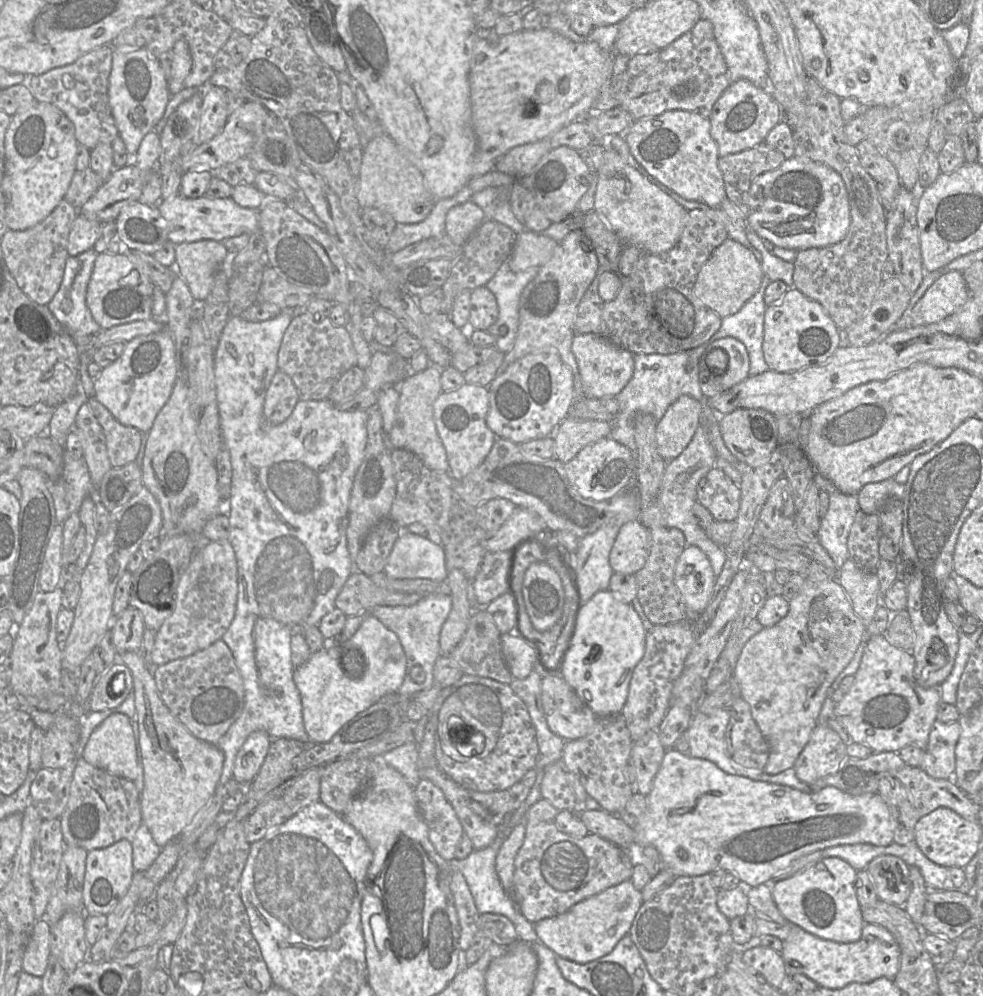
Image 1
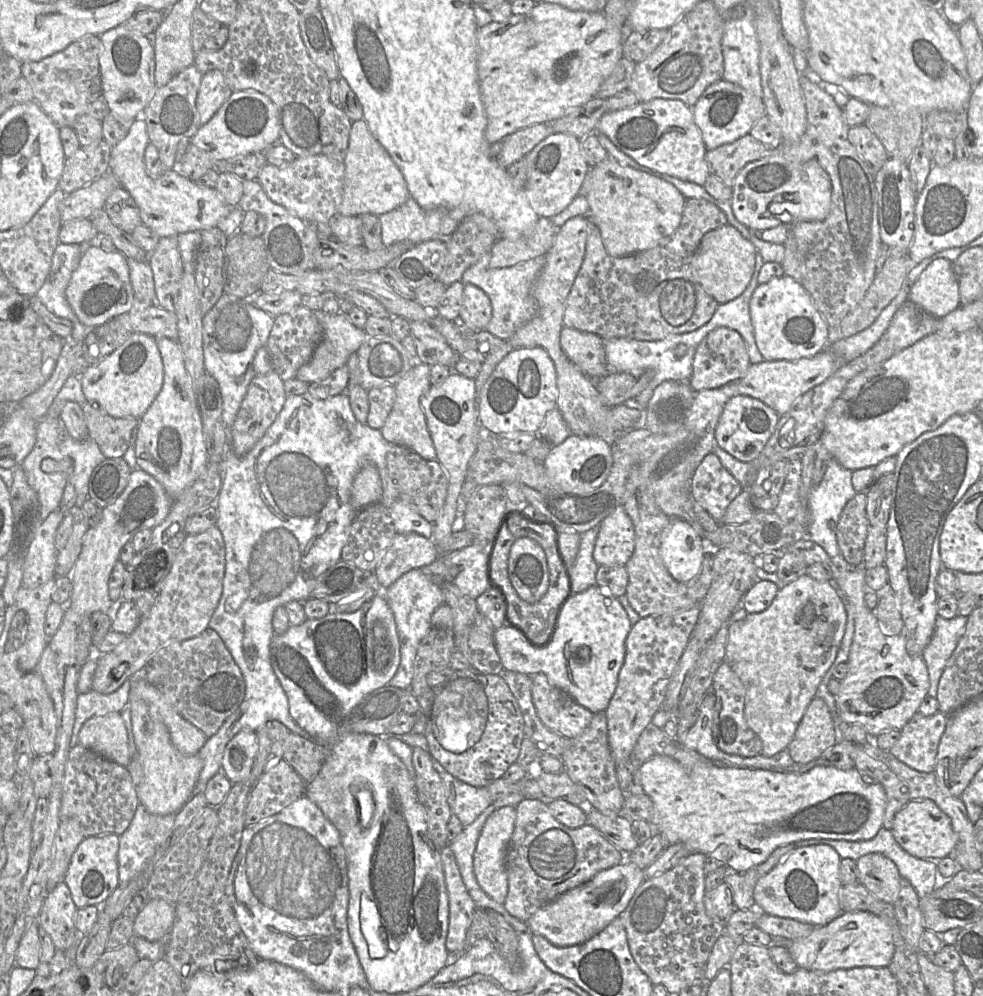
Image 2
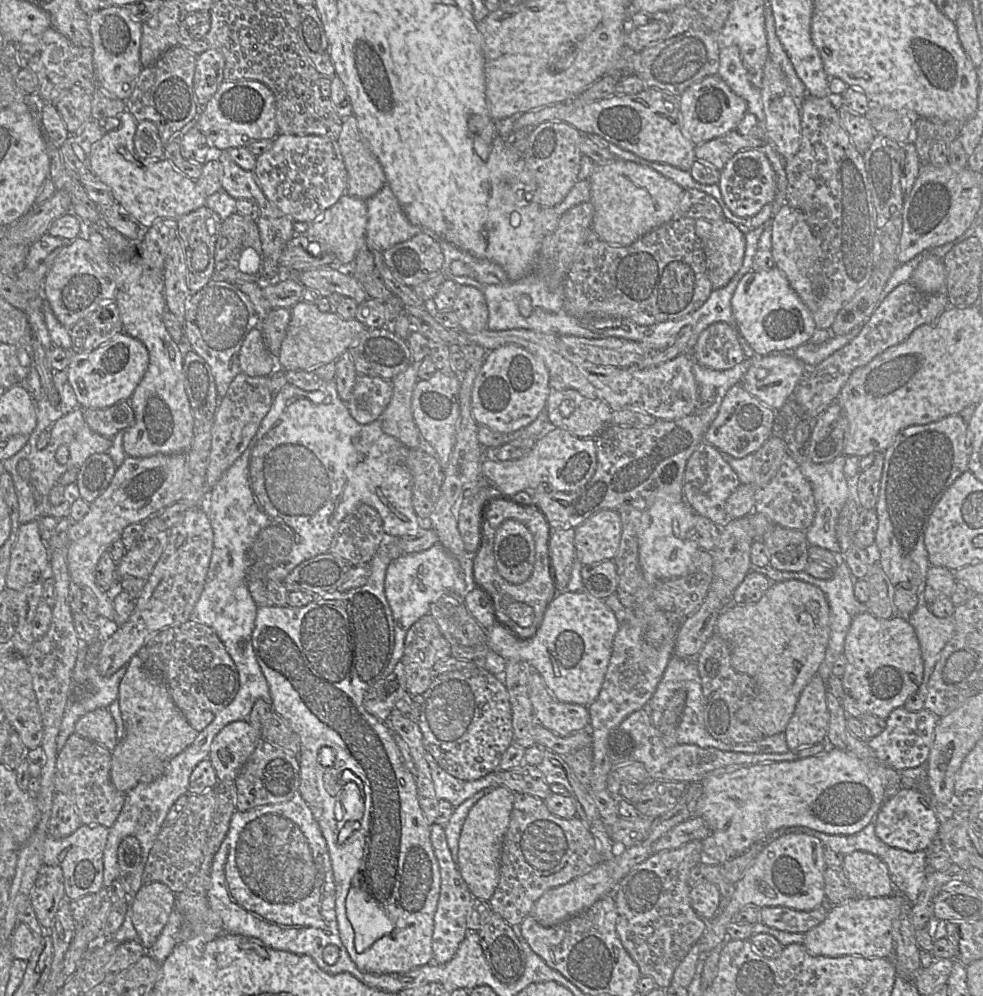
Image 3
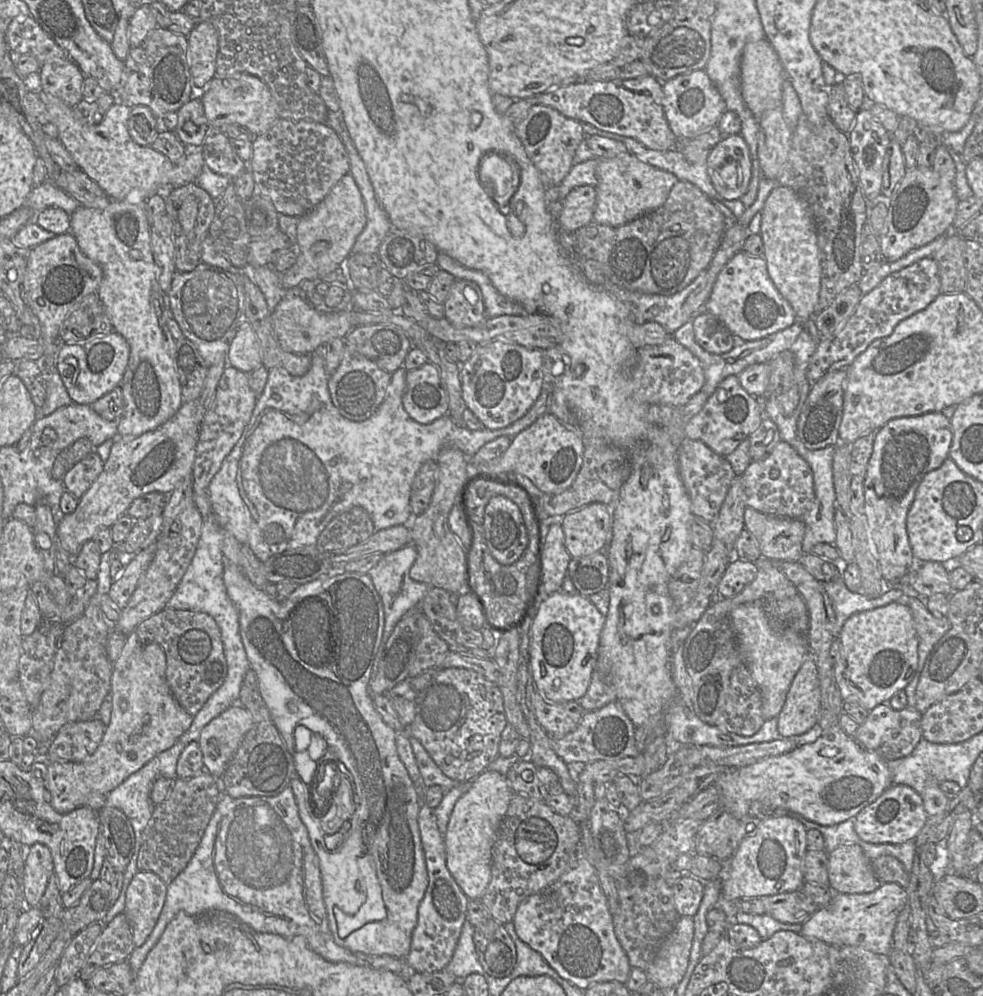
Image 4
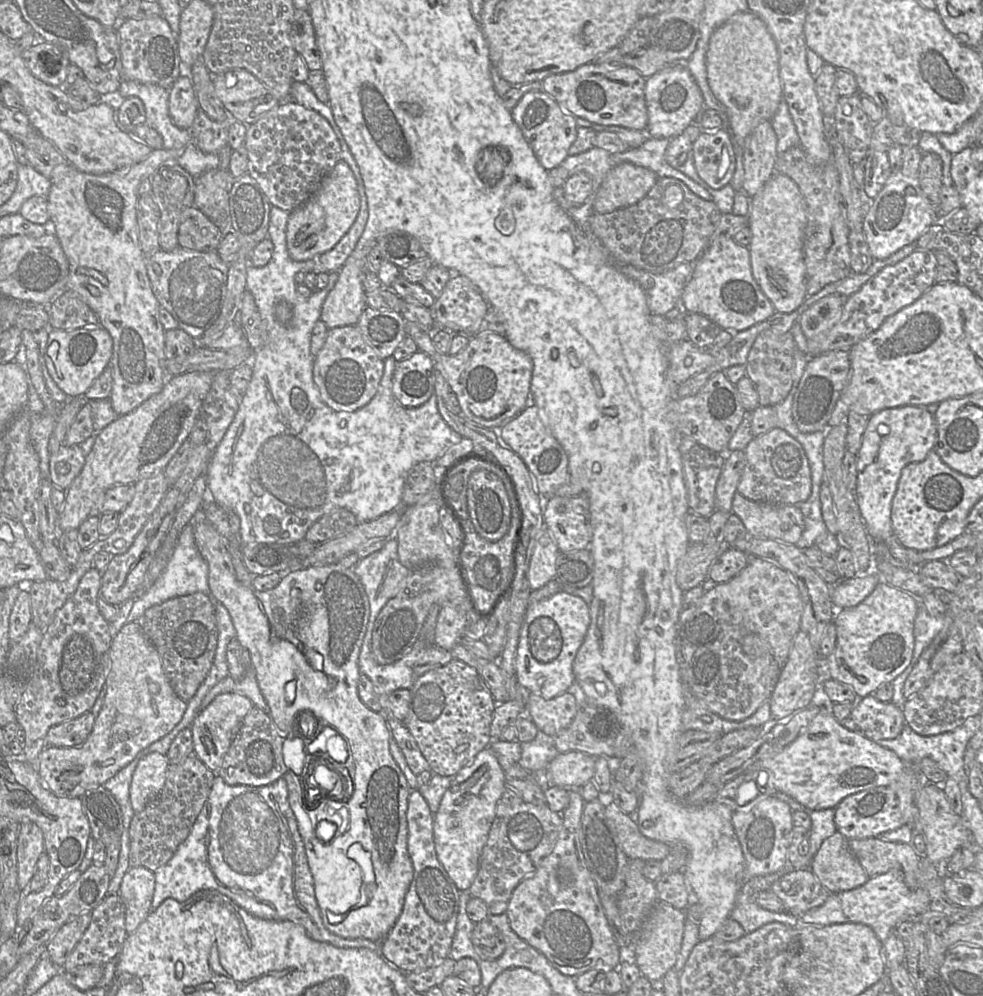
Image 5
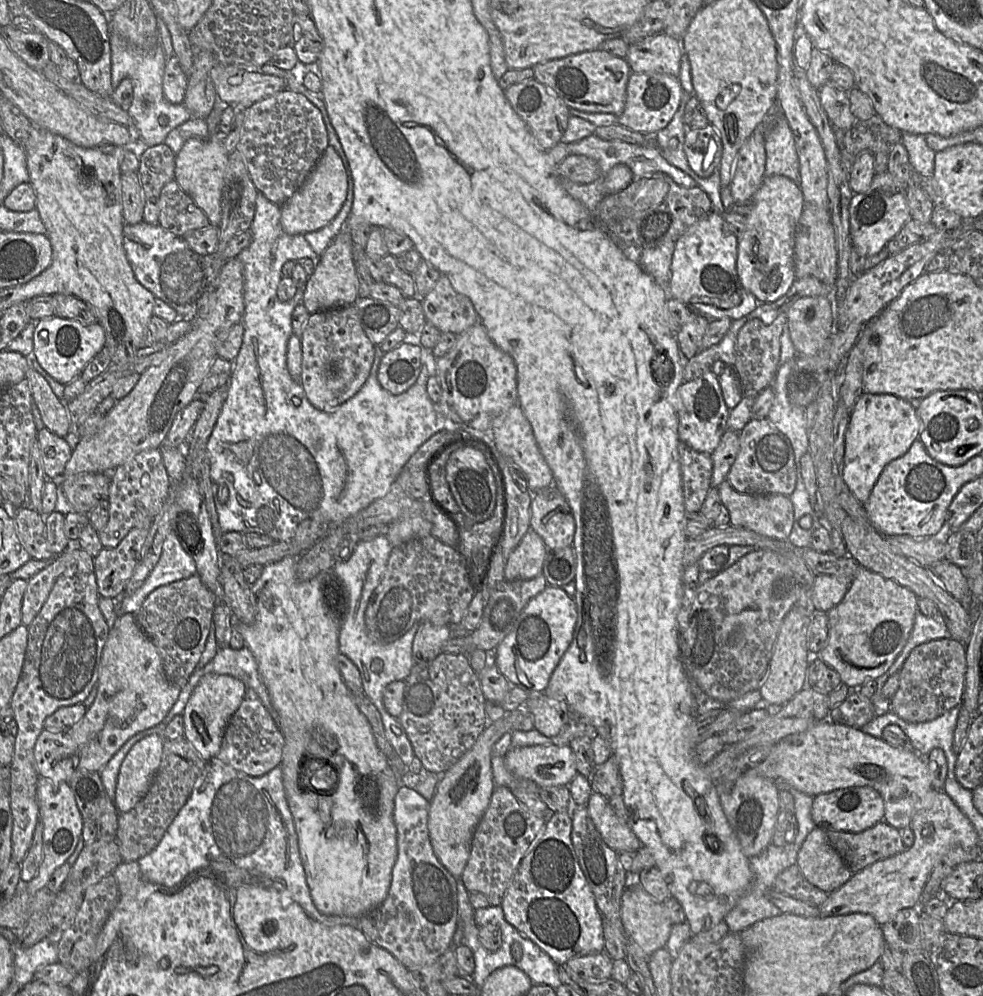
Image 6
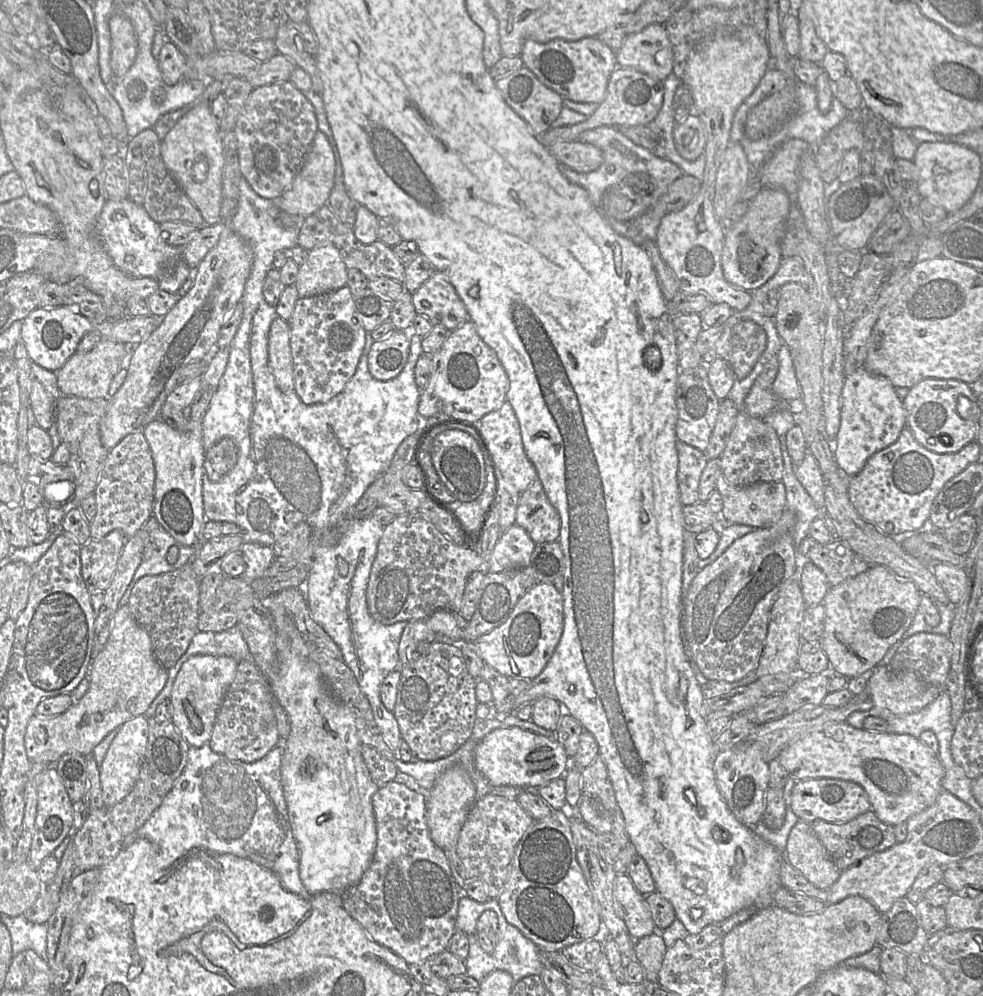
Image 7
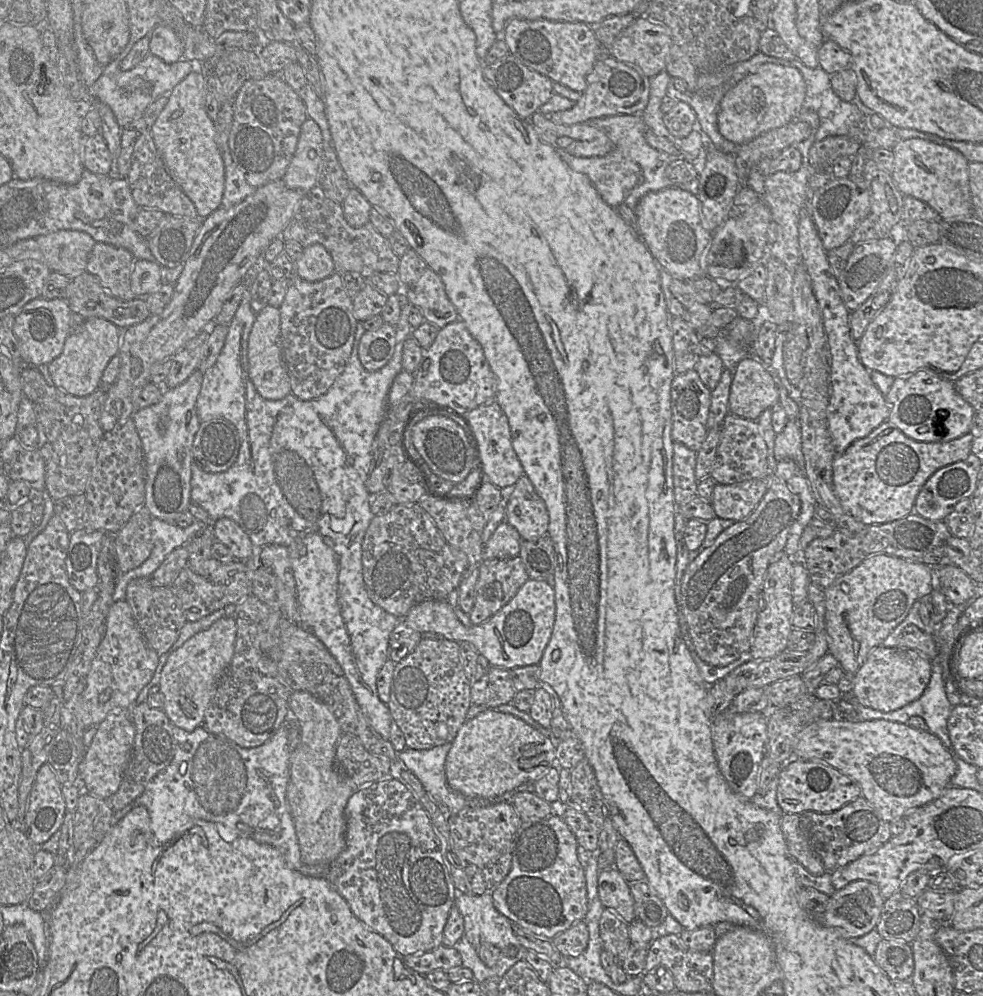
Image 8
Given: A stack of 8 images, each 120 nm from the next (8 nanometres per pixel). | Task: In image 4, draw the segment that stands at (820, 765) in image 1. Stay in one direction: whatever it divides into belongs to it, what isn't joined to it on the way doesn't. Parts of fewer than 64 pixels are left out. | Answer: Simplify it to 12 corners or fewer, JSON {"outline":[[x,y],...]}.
{"outline":[[812,653],[796,673],[777,717],[780,737],[819,724]]}

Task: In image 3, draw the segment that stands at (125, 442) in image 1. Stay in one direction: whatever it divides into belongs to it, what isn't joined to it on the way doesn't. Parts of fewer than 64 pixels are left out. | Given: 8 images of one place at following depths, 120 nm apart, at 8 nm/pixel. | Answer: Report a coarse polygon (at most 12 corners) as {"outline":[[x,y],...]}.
{"outline":[[129,400],[82,408],[92,431],[110,440],[135,421]]}

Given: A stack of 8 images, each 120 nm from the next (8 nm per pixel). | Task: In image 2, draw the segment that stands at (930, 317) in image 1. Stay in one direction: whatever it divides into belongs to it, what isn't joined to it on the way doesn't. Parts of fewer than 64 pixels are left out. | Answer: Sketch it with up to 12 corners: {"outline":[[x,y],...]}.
{"outline":[[933,260],[908,300],[936,318],[962,306],[952,263]]}

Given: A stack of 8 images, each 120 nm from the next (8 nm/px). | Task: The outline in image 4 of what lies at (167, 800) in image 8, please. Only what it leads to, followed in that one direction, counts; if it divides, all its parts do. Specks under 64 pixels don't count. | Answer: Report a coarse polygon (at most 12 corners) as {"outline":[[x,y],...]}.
{"outline":[[290,786],[219,794],[166,885],[141,968],[177,914],[230,913],[331,963],[405,959],[335,942],[320,861]]}

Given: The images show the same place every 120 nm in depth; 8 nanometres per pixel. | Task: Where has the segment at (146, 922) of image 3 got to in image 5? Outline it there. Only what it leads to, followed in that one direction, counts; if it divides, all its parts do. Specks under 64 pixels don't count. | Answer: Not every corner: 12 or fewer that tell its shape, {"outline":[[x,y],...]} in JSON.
{"outline":[[130,867],[119,896],[131,935],[152,911],[154,872]]}

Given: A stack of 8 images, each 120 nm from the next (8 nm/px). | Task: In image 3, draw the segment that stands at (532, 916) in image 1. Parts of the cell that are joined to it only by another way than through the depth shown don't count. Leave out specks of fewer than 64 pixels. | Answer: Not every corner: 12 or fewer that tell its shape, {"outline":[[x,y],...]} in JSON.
{"outline":[[515,793],[488,903],[520,926],[601,862],[580,818]]}

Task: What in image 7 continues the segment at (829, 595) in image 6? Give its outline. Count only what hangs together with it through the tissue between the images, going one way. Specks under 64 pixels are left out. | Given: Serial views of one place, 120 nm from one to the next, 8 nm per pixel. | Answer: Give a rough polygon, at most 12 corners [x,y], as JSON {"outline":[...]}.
{"outline":[[808,560],[798,572],[806,607],[822,604],[831,588]]}

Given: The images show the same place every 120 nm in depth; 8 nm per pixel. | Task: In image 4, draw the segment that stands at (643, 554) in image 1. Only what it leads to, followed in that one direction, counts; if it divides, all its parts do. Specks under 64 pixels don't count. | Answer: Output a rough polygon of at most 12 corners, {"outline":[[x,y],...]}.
{"outline":[[594,502],[561,517],[572,558],[604,552],[611,507]]}

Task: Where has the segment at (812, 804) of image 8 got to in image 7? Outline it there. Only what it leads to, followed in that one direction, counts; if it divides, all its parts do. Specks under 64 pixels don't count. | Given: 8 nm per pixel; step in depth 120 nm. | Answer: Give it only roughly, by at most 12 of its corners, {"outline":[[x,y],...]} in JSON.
{"outline":[[832,778],[795,782],[799,820],[843,824],[869,811],[867,792]]}

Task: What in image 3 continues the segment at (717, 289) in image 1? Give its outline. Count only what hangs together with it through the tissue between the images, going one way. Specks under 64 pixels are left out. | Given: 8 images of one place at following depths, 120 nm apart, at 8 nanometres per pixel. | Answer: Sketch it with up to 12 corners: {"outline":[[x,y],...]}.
{"outline":[[727,218],[700,219],[712,288],[743,265],[745,234]]}

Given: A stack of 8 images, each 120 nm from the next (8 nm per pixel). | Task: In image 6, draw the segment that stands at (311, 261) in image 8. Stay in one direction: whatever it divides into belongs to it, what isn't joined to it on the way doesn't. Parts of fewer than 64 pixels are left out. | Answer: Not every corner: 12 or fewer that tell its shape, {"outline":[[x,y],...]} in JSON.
{"outline":[[352,238],[318,257],[303,289],[310,314],[359,298]]}

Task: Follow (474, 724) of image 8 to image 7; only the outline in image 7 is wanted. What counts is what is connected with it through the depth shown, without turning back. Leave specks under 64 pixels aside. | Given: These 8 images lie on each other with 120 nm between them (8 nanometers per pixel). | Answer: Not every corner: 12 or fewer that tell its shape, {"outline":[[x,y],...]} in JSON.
{"outline":[[497,728],[474,762],[493,787],[541,787],[571,767],[560,743]]}

